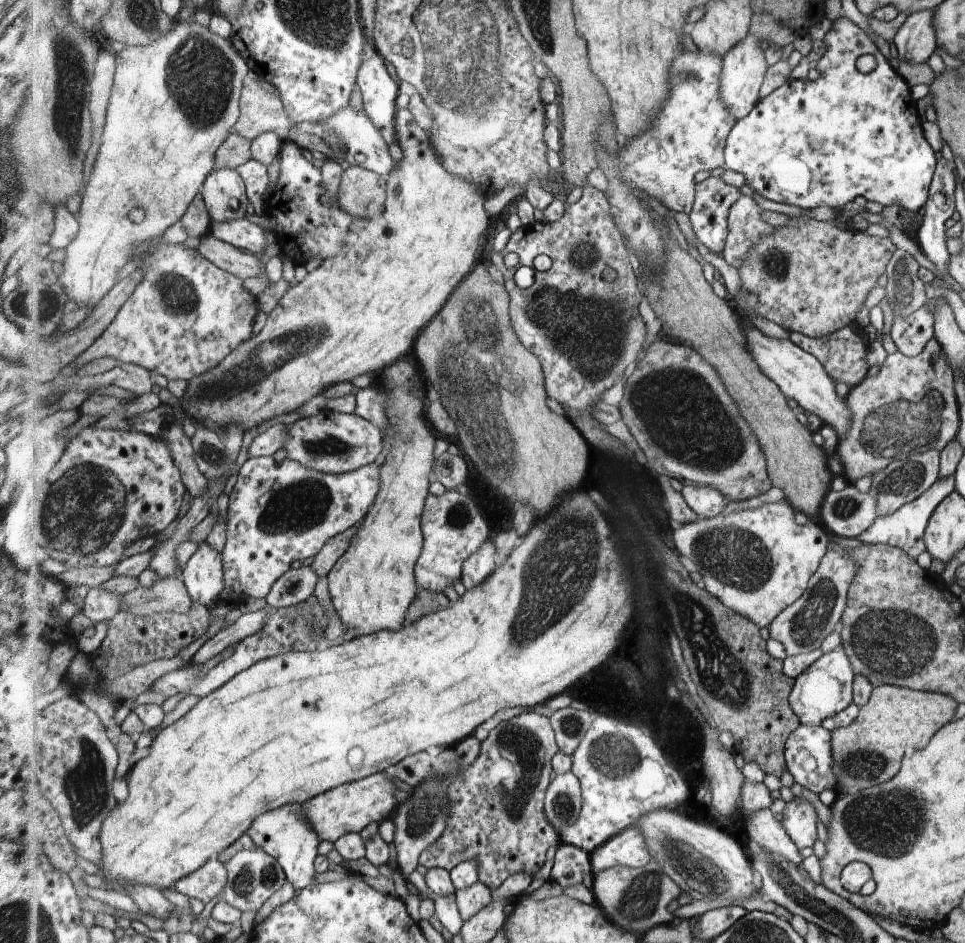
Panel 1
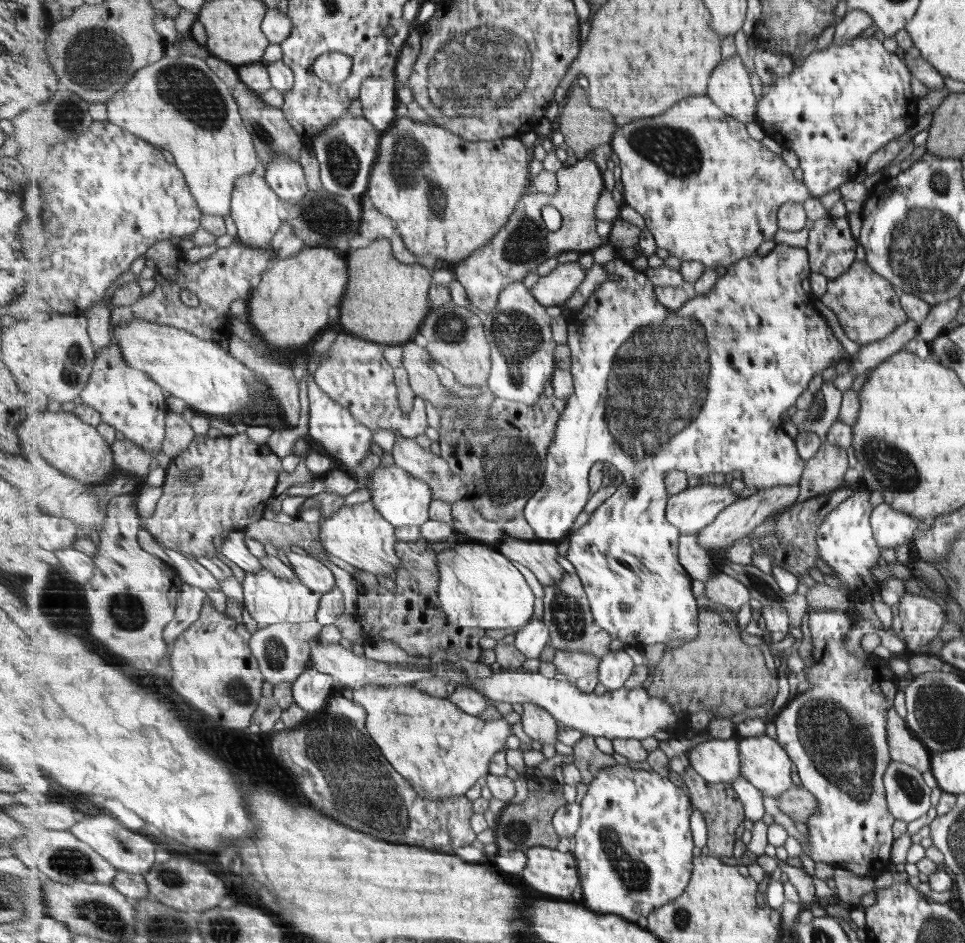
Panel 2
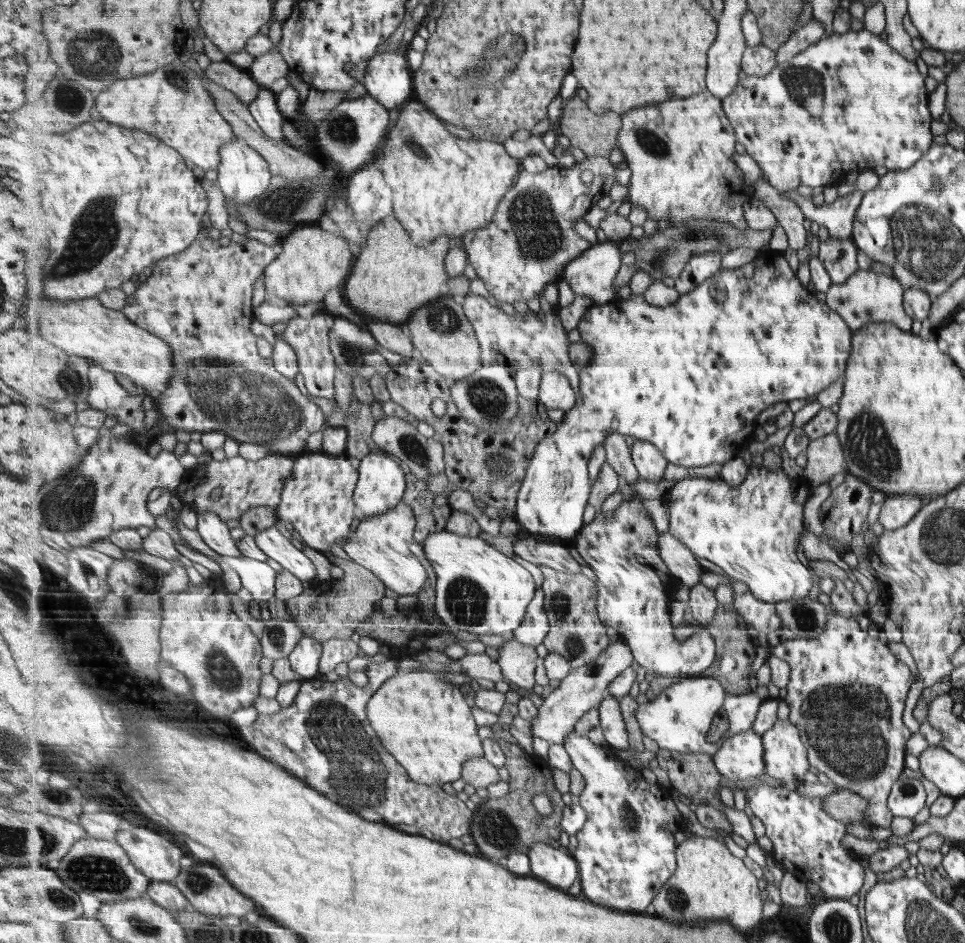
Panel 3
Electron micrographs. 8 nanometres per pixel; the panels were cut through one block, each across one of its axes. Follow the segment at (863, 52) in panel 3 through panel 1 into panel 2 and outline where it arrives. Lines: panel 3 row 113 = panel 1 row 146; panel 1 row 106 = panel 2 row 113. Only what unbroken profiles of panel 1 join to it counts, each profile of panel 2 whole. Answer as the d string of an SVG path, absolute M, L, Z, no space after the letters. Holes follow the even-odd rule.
M859 36L849 40L841 46L837 46L835 43L831 43L827 48L822 50L813 51L809 56L805 57L802 65L799 68L795 68L793 74L781 77L768 88L763 88L764 96L757 104L757 120L756 122L762 127L764 134L775 140L783 148L793 150L799 158L799 168L802 169L804 174L804 184L812 192L813 197L820 199L822 196L829 194L832 190L837 190L846 184L847 182L854 181L855 177L866 170L869 159L881 149L882 146L896 140L901 134L911 128L915 124L915 108L917 108L918 98L915 98L911 94L911 88L909 88L909 80L911 80L911 74L907 72L905 64L901 61L901 57L897 52L889 54L883 50L879 39L873 37L863 38Z

